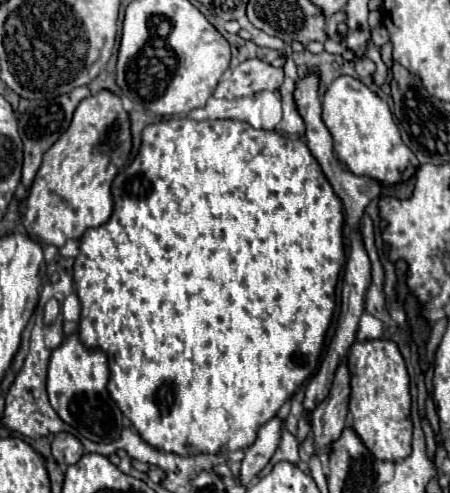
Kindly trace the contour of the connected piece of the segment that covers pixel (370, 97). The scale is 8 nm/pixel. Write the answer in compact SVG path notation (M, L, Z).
M350 75L334 79L322 97L322 121L334 137L338 159L344 161L352 173L378 179L384 187L408 181L416 173L418 159L402 143L388 105L362 81Z

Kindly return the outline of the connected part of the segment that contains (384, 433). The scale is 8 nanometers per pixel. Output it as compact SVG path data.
M366 339L356 341L348 353L348 367L352 375L352 395L350 413L354 417L354 431L360 435L364 445L374 453L376 459L400 461L412 451L412 419L410 419L410 377L400 355L400 349L390 339Z

